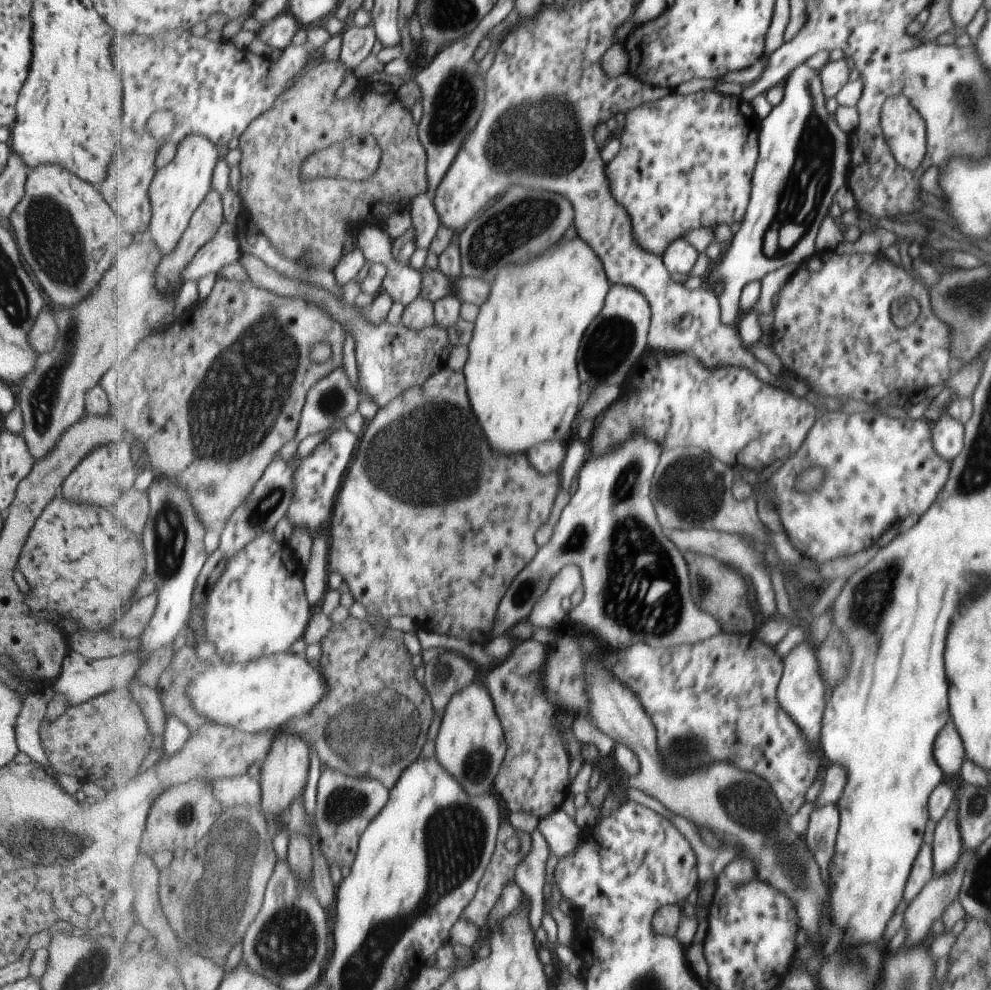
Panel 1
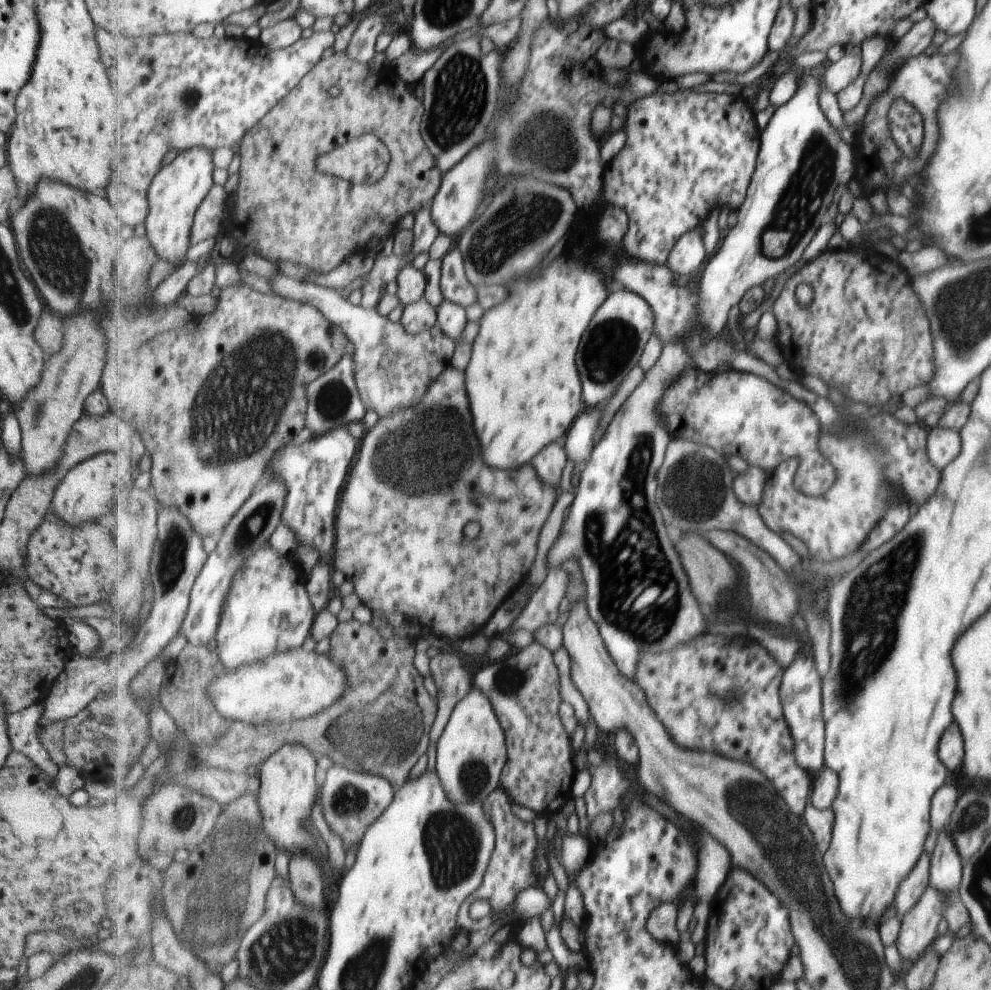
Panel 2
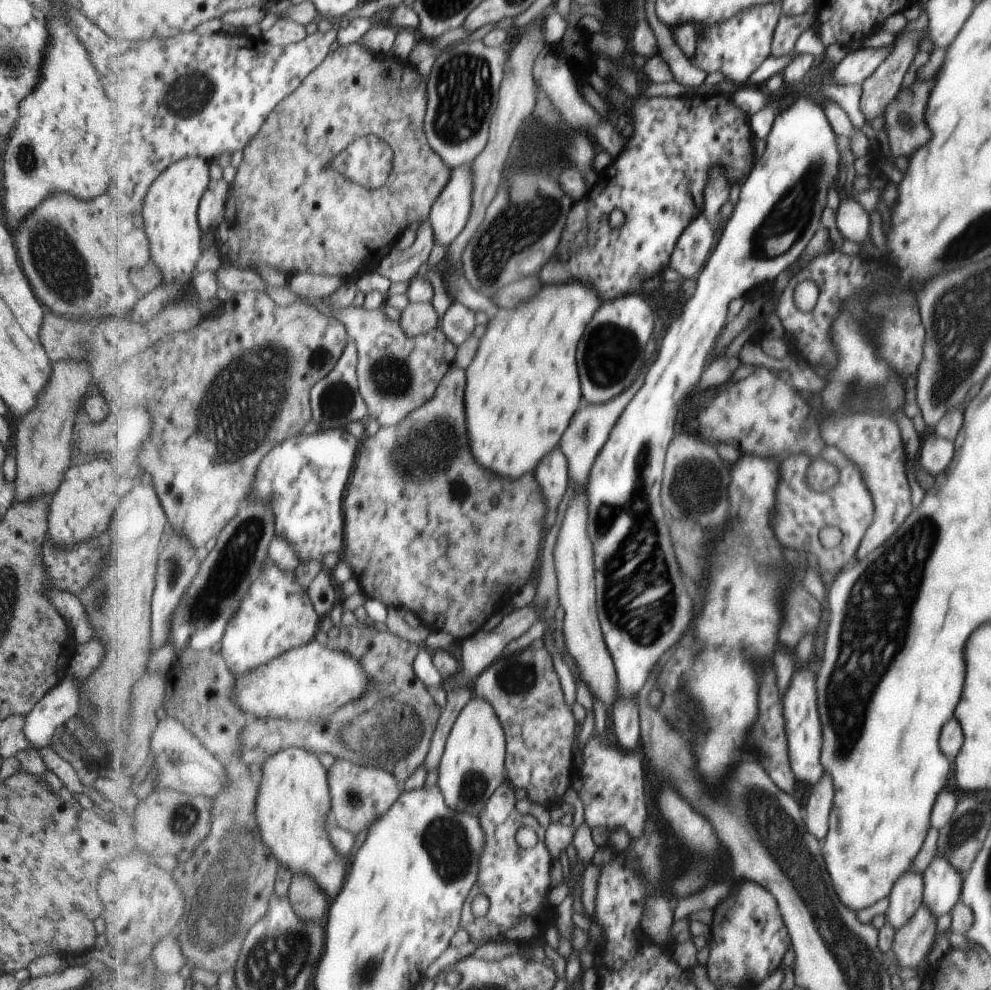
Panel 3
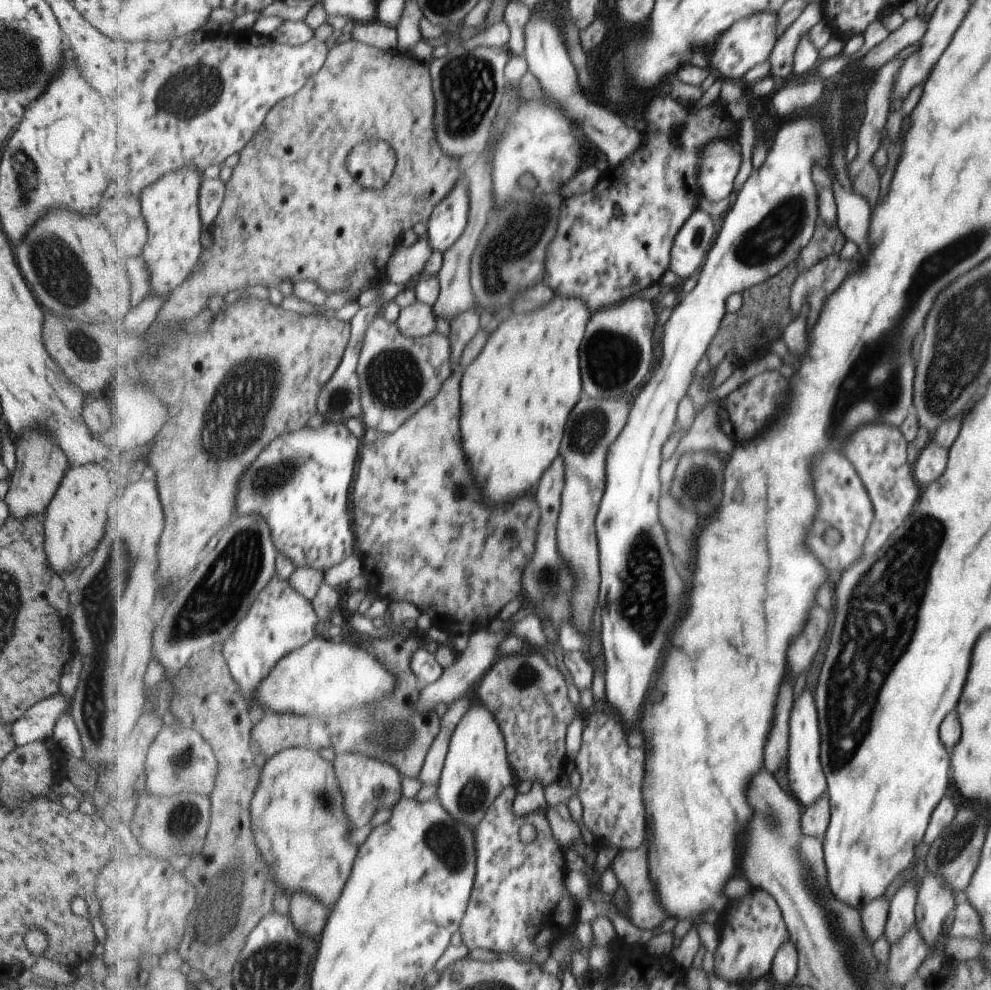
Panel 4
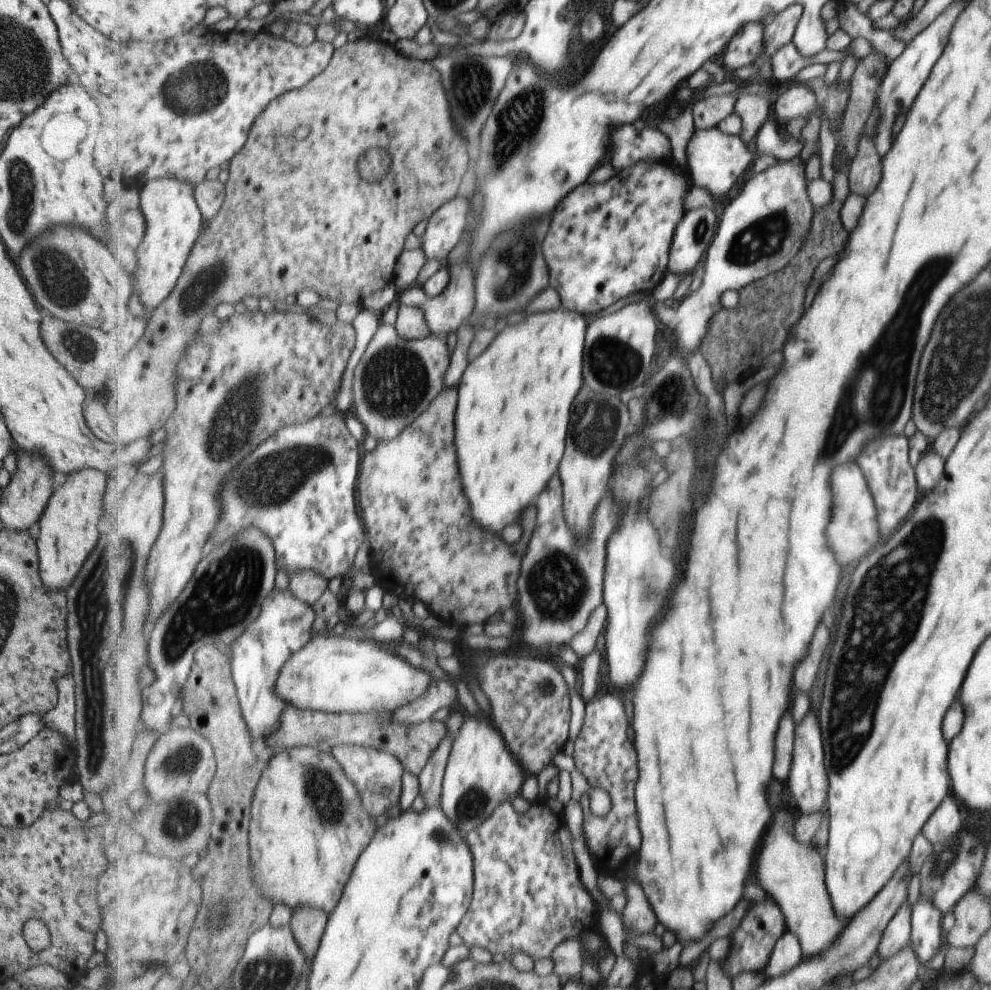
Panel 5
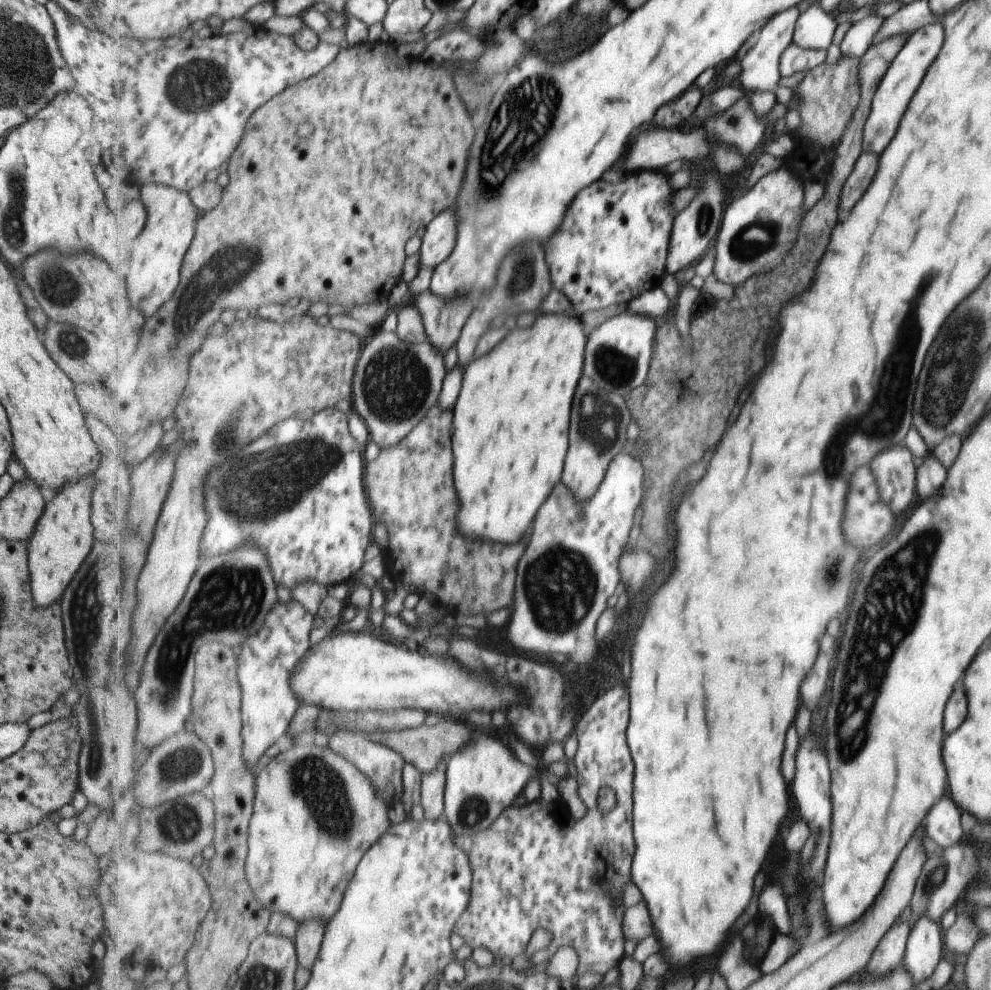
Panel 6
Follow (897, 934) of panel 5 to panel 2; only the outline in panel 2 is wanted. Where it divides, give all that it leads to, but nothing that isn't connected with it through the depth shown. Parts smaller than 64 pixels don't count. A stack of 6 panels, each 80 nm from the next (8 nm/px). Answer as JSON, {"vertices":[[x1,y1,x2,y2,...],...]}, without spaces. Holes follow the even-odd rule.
{"vertices":[[922,852,911,872,900,882,894,902,896,916,899,920,915,904,919,895,928,886,929,867,930,856]]}

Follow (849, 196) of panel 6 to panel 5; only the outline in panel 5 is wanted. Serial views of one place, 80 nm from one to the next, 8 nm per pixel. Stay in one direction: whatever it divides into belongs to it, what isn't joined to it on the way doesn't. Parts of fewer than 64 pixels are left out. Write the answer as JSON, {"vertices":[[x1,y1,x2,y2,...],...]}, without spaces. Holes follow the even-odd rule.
{"vertices":[[874,100,856,144,856,151,848,162,848,189,851,193,869,196,875,184,879,184,881,164,875,152,873,138,881,120,880,108]]}

